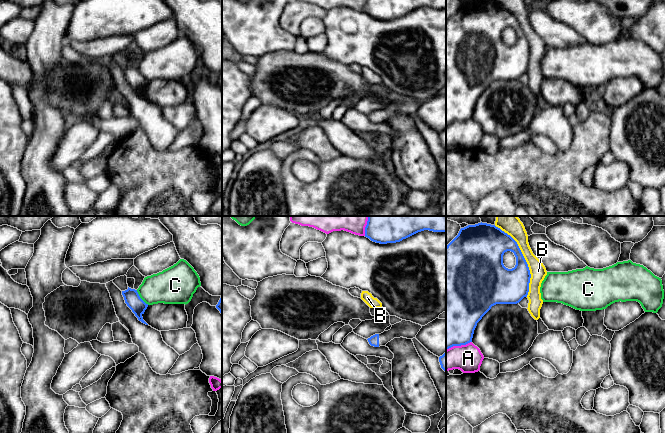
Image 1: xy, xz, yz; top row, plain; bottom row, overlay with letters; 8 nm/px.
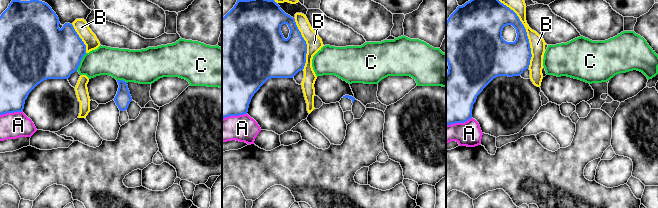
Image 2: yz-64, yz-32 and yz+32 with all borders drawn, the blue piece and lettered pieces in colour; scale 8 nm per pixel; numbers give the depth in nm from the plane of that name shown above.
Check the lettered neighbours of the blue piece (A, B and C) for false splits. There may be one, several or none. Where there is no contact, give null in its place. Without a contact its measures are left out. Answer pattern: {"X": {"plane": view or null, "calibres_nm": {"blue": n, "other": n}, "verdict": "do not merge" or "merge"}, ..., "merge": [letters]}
{"A": {"plane": "yz", "calibres_nm": {"blue": 480, "other": 220}, "verdict": "do not merge"}, "B": {"plane": "yz", "calibres_nm": {"blue": 280, "other": 130}, "verdict": "do not merge"}, "C": {"plane": "xy", "calibres_nm": {"blue": 120, "other": 280}, "verdict": "do not merge"}, "merge": []}

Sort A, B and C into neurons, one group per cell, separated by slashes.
A / B / C

